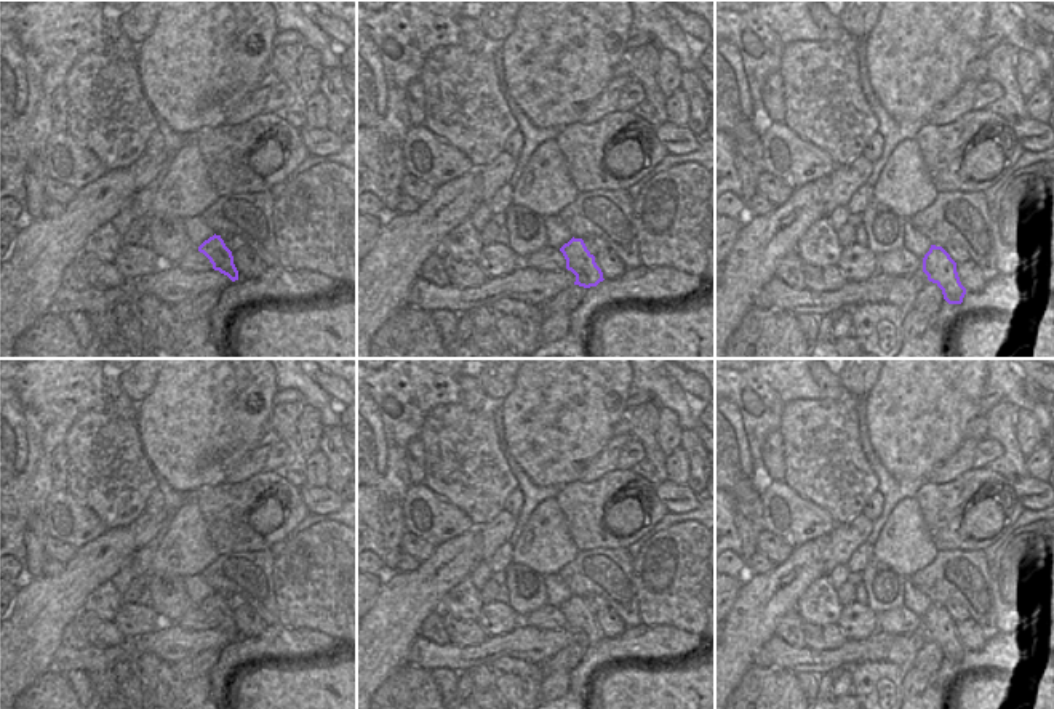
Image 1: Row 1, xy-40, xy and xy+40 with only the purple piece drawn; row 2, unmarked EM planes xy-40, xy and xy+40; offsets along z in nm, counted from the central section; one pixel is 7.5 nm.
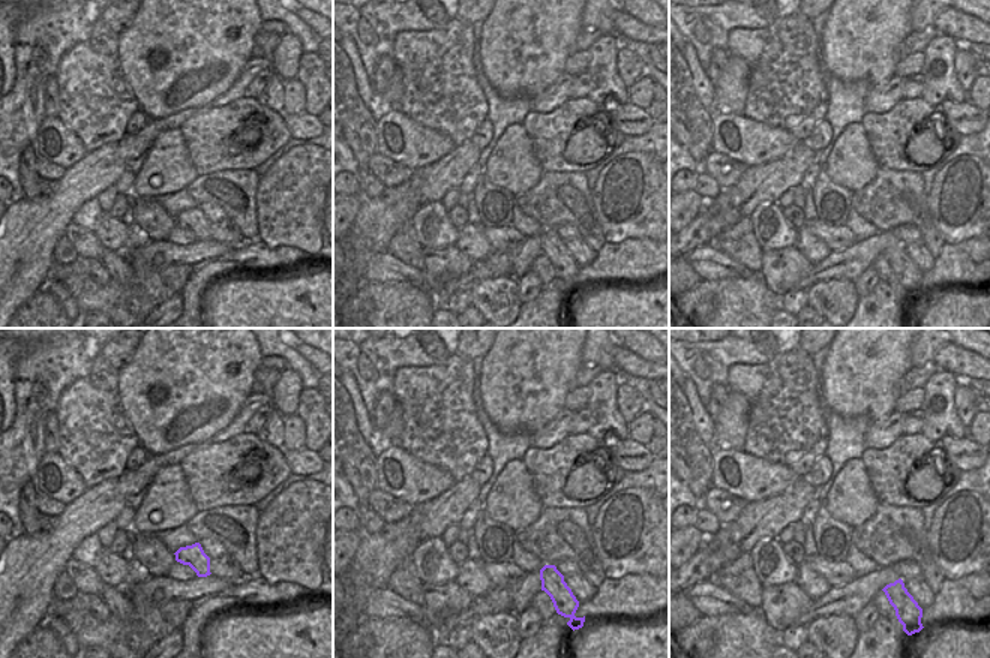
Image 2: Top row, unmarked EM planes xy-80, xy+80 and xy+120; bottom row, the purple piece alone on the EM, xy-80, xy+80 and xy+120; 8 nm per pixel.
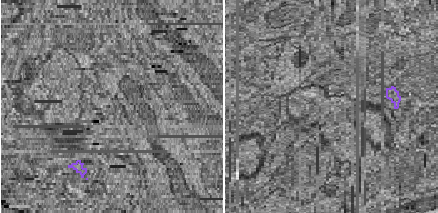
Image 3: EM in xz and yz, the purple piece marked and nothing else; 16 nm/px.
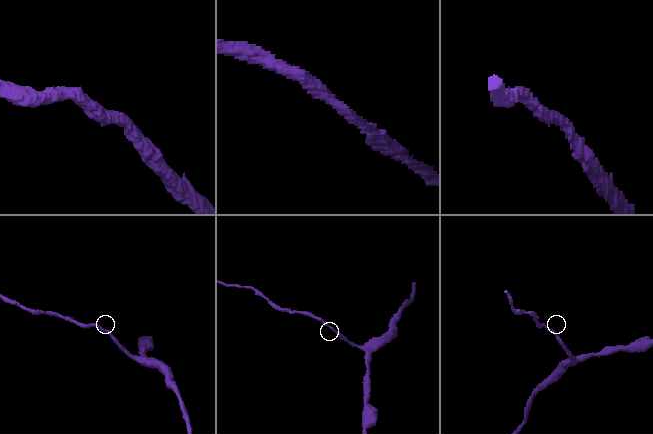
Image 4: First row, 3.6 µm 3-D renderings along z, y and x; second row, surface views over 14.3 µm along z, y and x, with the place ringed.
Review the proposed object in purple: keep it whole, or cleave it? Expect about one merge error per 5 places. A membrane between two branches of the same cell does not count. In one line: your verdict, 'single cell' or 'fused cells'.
single cell

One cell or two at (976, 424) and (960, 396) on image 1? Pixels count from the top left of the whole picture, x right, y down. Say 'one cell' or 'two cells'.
two cells

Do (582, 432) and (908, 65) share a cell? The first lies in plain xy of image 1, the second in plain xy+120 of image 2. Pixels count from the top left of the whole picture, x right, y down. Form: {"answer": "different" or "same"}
{"answer": "different"}

